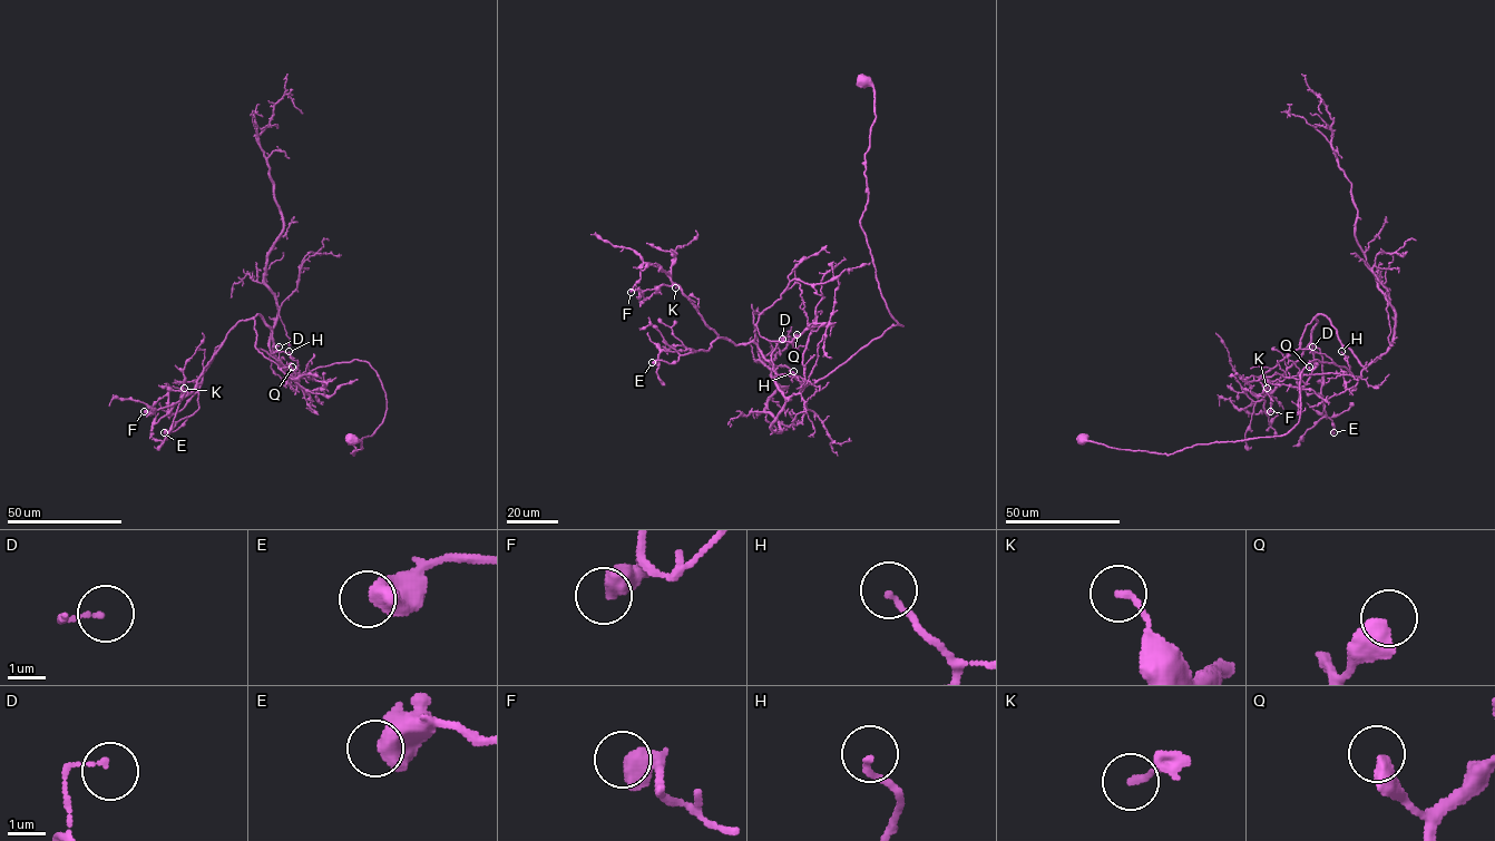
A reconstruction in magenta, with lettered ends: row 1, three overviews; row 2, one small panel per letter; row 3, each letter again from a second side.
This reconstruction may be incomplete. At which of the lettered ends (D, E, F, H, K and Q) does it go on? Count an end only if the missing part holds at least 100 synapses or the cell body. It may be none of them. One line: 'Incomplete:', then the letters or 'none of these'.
Incomplete: none of these

